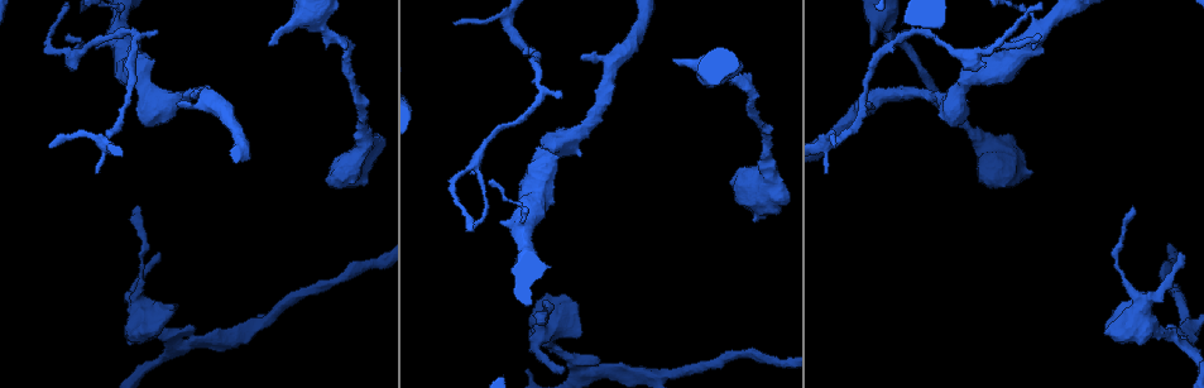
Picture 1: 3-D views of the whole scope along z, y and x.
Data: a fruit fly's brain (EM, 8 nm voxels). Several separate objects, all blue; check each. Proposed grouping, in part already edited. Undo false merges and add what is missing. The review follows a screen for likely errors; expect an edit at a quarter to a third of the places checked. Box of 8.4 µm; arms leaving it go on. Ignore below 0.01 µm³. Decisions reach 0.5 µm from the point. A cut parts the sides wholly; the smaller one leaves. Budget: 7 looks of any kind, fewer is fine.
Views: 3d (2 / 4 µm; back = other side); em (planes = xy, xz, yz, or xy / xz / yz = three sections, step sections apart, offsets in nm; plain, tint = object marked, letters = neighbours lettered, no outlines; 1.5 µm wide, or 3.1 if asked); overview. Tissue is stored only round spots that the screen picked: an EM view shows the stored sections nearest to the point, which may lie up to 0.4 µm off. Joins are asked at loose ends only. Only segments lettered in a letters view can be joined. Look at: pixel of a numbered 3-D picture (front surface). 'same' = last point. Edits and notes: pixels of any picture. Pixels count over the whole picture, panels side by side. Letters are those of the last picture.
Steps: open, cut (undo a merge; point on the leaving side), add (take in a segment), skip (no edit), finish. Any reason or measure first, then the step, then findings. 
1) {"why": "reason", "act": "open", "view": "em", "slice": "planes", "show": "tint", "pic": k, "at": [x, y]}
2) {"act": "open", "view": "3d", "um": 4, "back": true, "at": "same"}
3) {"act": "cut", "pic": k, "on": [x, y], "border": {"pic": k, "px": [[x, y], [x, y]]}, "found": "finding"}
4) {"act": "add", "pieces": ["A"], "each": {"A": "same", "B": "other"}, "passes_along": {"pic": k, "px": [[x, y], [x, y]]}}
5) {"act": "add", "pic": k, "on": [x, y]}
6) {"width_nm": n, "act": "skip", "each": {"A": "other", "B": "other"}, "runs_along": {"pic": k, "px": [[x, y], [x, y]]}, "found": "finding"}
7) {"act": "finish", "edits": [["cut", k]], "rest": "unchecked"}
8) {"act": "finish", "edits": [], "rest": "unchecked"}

{"why": "an open end", "act": "open", "view": "3d", "um": 2, "back": true, "pic": 1, "at": [1038, 38]}

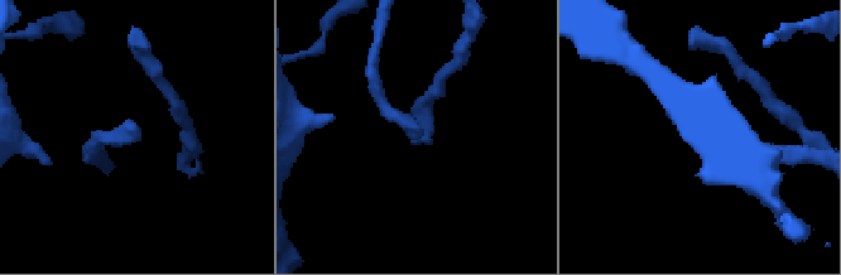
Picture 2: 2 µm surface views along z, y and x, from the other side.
{"why": "now the EM", "act": "open", "view": "em", "slice": "yz", "step": 4, "show": "plain", "pic": 2, "at": [138, 136]}

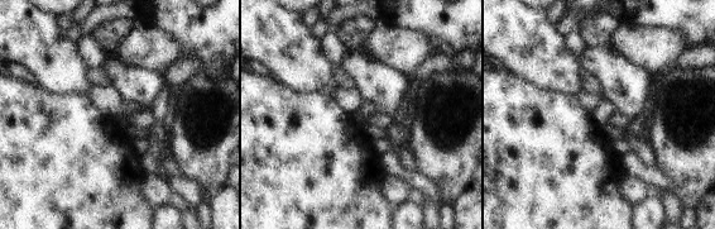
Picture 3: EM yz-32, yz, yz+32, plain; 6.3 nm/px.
{"act": "open", "view": "em", "slice": "yz", "step": 4, "show": "letters", "at": "same"}

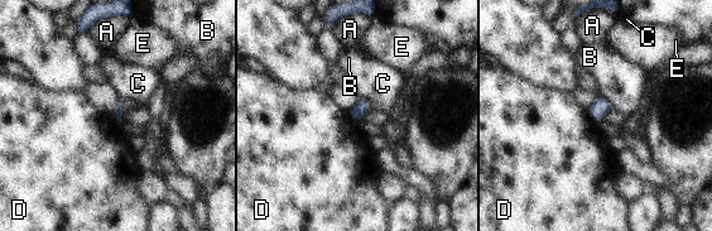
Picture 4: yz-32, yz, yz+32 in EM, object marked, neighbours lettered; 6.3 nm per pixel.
{"act": "skip", "each": {"A": "other", "B": "other", "C": "other", "D": "other", "E": "other"}, "border": {"pic": 4, "px": [[586, 109], [587, 114], [597, 124]]}, "found": "none of them fits"}

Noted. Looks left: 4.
{"why": "tapers out", "act": "open", "view": "3d", "um": 2, "pic": 1, "at": [137, 205]}

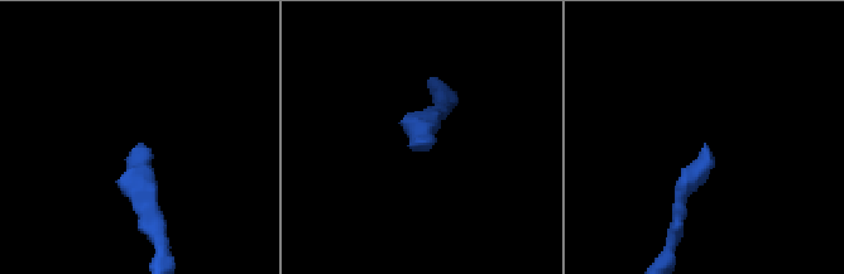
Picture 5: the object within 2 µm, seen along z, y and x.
{"act": "open", "view": "em", "slice": "planes", "show": "letters", "pic": 5, "at": [431, 140]}

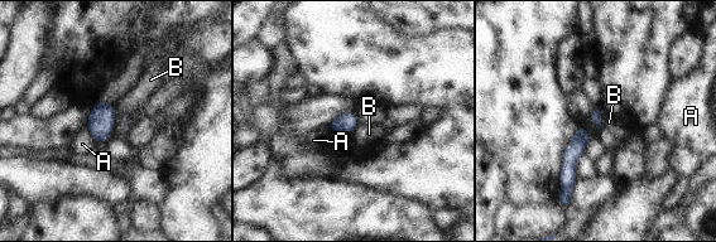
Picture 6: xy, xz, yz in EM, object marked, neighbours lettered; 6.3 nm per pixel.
{"act": "skip", "each": {"A": "other", "B": "other"}, "border": {"pic": 6, "px": [[599, 105], [602, 127]]}, "found": "none of them fits"}

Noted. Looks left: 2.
{"why": "stops while still wide", "act": "open", "view": "em", "slice": "xz", "step": 8, "show": "letters", "pic": 1, "at": [178, 305]}

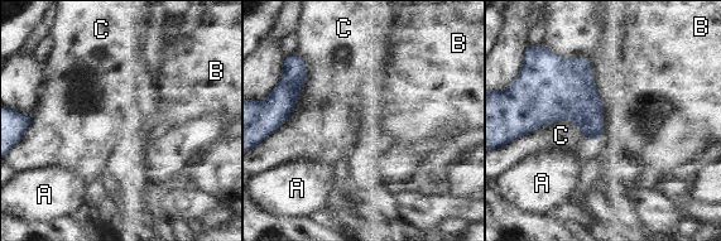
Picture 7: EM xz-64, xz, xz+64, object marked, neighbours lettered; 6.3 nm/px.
{"act": "open", "view": "em", "slice": "yz", "step": 8, "show": "letters", "at": "same"}

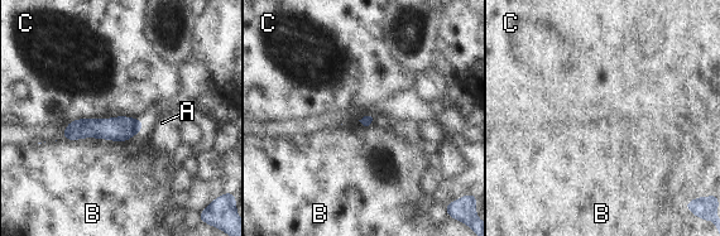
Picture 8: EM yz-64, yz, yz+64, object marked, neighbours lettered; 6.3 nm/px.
{"act": "skip", "each": {"A": "other", "B": "other", "C": "other"}, "runs_along": {"pic": 8, "px": [[139, 124], [80, 128], [66, 135]]}, "found": "none of them fits"}

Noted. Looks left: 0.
{"act": "finish", "edits": [], "rest": "unchecked"}

